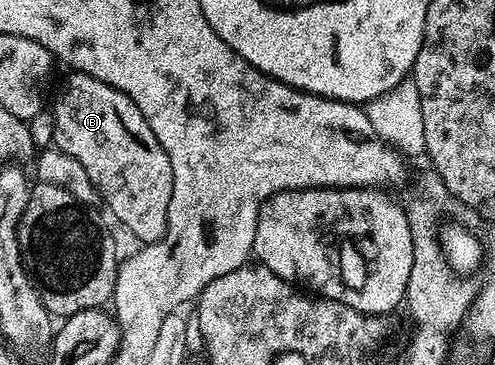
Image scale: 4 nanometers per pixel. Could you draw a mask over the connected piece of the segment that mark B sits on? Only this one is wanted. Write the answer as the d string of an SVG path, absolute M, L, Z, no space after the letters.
M70 73L52 110L53 146L84 165L104 207L106 203L143 244L162 238L168 225L168 201L172 201L172 161L168 161L168 153L156 141L142 111L120 89L84 73Z

